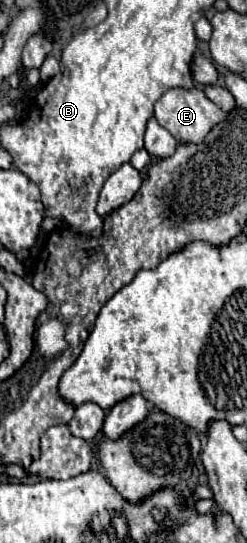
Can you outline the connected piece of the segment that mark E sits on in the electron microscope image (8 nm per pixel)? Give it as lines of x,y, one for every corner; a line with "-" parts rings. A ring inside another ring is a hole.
201,87
195,89
169,89
157,103
155,103
155,119
159,121
161,127
165,127
179,143
181,141
191,141
199,143
207,137
207,133
227,117
213,101
207,99

